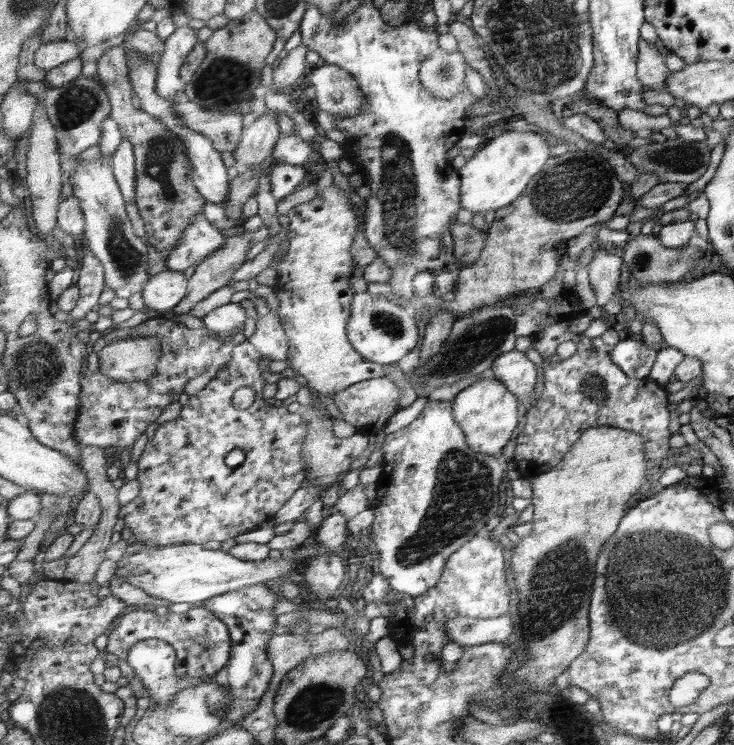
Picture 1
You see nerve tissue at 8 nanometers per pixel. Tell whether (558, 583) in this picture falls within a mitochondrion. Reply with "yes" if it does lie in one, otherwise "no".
yes

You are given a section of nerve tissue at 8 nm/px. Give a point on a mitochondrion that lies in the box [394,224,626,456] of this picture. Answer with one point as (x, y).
(483, 338)

